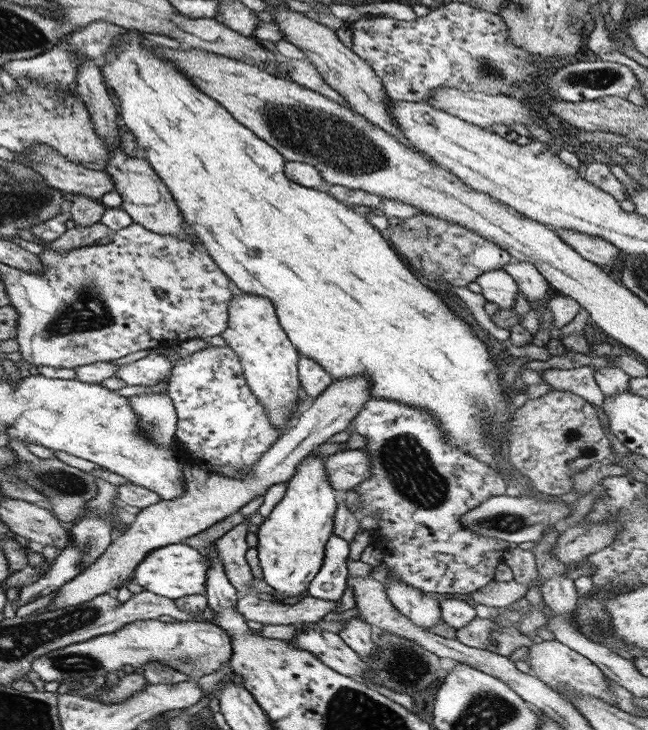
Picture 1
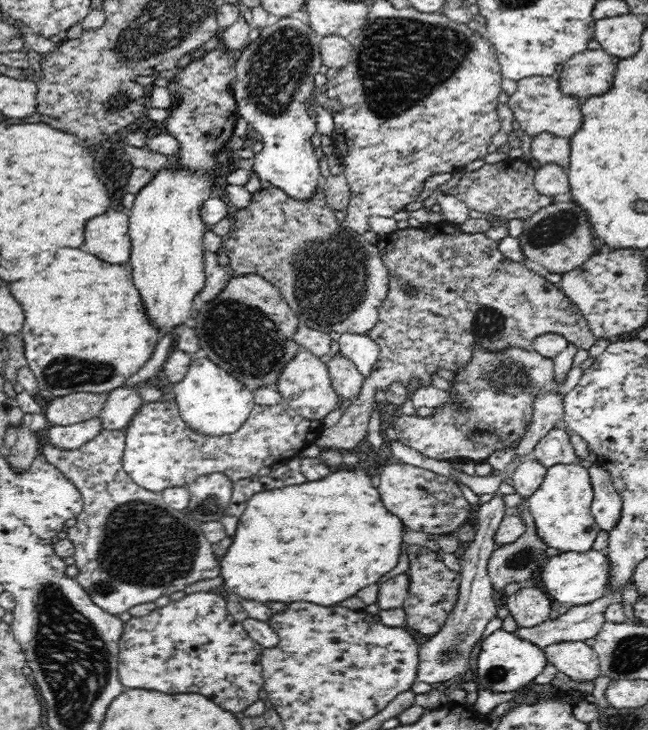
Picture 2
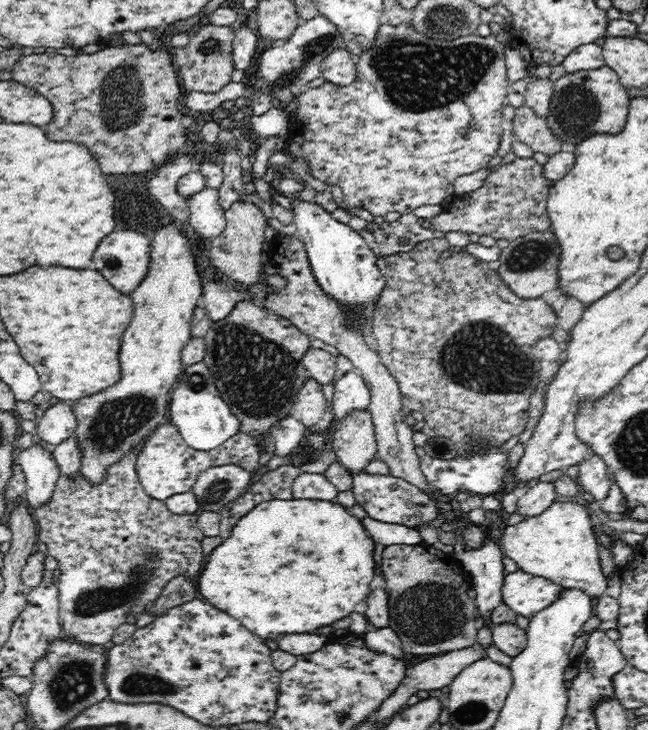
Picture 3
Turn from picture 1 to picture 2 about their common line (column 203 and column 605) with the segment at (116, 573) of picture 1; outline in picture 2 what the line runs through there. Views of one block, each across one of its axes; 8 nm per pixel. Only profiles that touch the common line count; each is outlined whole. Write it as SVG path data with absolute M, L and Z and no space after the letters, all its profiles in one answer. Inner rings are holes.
M598 462L588 468L588 475L594 491L591 512L601 529L609 532L620 518L621 497L614 489L610 474Z

